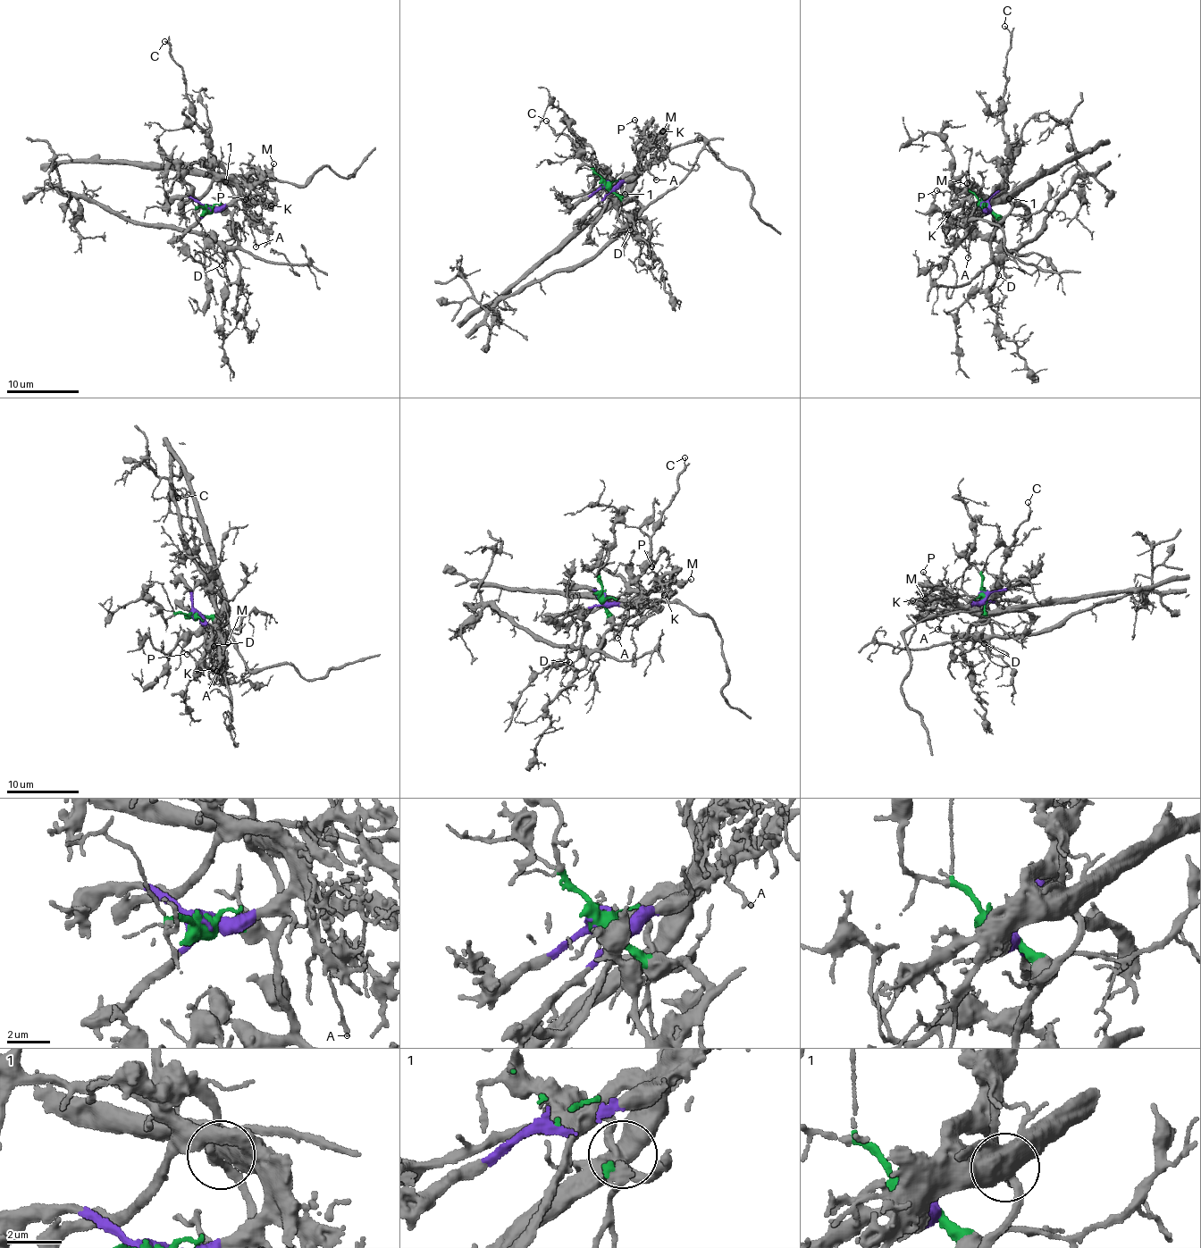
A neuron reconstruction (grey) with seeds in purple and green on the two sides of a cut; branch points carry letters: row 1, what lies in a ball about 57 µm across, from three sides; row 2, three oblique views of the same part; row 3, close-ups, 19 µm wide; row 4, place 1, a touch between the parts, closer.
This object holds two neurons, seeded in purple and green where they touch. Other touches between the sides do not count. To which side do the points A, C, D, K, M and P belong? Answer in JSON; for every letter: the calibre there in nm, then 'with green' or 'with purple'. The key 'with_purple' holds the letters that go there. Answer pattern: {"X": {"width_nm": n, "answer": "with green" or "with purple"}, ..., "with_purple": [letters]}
{"A": {"width_nm": 170, "answer": "with purple"}, "C": {"width_nm": 100, "answer": "with green"}, "D": {"width_nm": 90, "answer": "with green"}, "K": {"width_nm": 220, "answer": "with purple"}, "M": {"width_nm": 150, "answer": "with purple"}, "P": {"width_nm": 90, "answer": "with purple"}, "with_purple": ["A", "K", "M", "P"]}

